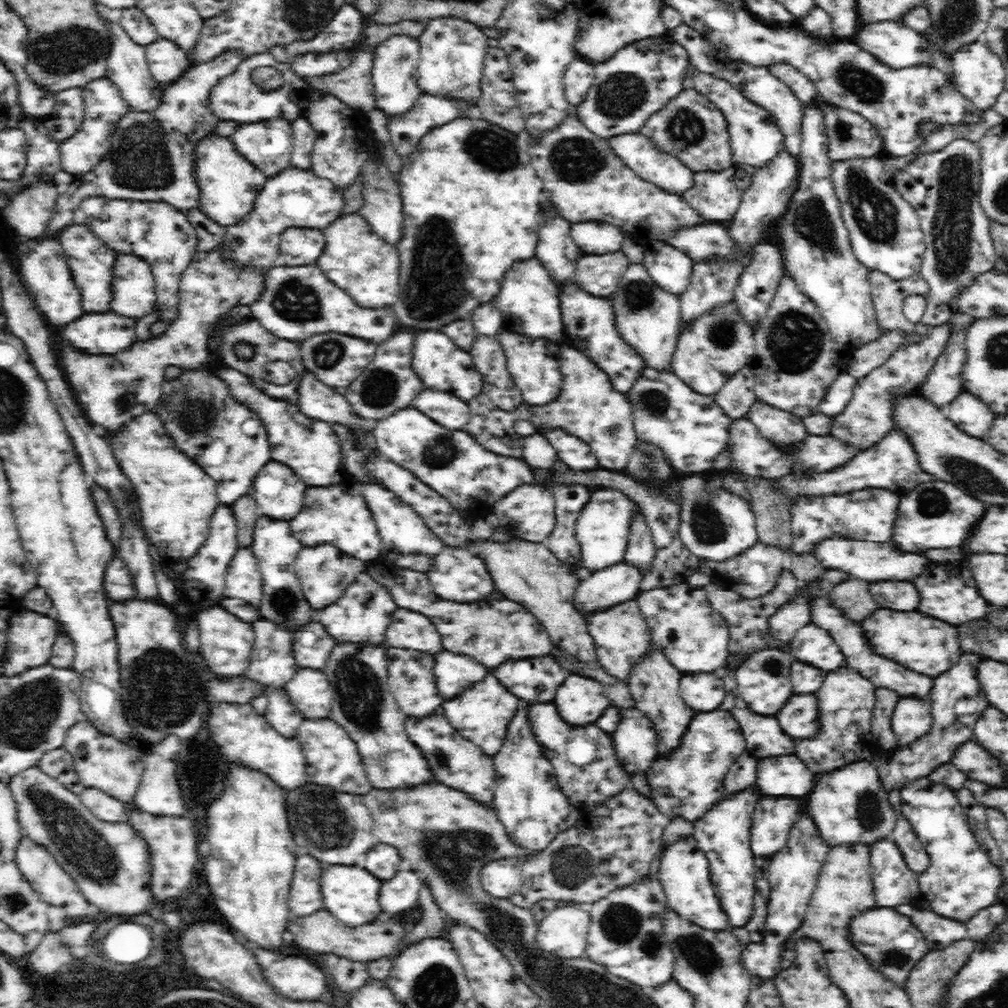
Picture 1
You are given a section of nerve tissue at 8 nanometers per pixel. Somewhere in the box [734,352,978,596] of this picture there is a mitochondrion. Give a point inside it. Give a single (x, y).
(932, 505)

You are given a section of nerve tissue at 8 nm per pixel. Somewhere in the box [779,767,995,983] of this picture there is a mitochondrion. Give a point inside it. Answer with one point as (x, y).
(870, 810)

